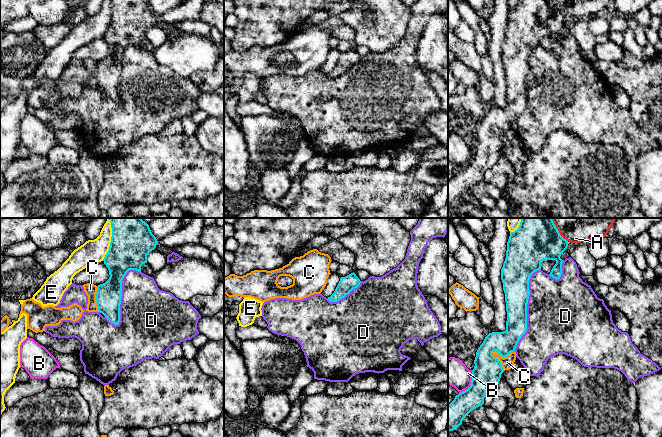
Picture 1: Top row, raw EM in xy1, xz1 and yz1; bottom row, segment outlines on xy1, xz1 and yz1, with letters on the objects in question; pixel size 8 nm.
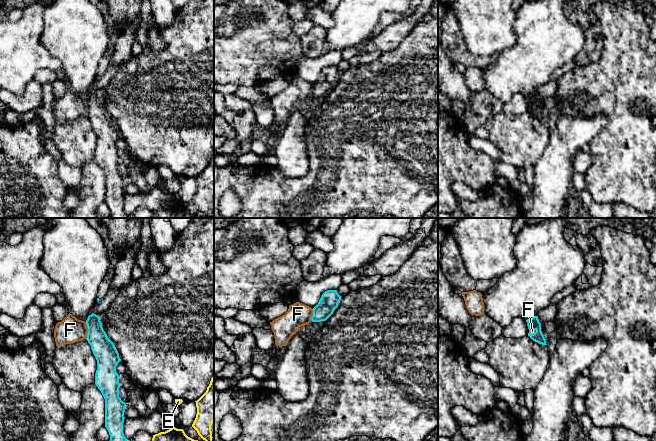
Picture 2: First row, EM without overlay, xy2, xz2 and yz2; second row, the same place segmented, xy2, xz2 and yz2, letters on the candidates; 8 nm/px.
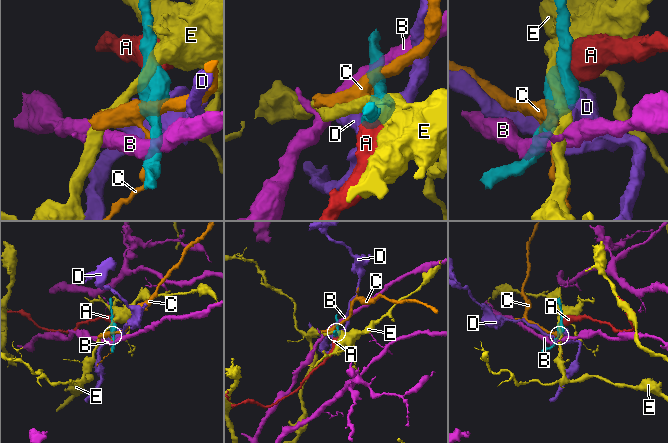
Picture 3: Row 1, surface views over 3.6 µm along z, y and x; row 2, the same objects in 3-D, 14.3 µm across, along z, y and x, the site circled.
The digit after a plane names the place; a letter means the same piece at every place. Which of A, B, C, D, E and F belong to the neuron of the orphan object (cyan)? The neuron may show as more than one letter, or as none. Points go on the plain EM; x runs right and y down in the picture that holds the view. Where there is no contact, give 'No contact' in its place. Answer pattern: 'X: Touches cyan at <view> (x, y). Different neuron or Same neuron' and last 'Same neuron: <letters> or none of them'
A: Touches cyan at yz1 (559, 9). Different neuron
B: Touches cyan at yz1 (471, 159). Different neuron
C: Touches cyan at yz1 (502, 132). Different neuron
D: Touches cyan at yz1 (526, 85). Different neuron
E: Touches cyan at xy1 (110, 18). Different neuron
F: Touches cyan at xy2 (88, 106). Different neuron
Same neuron: none of them

